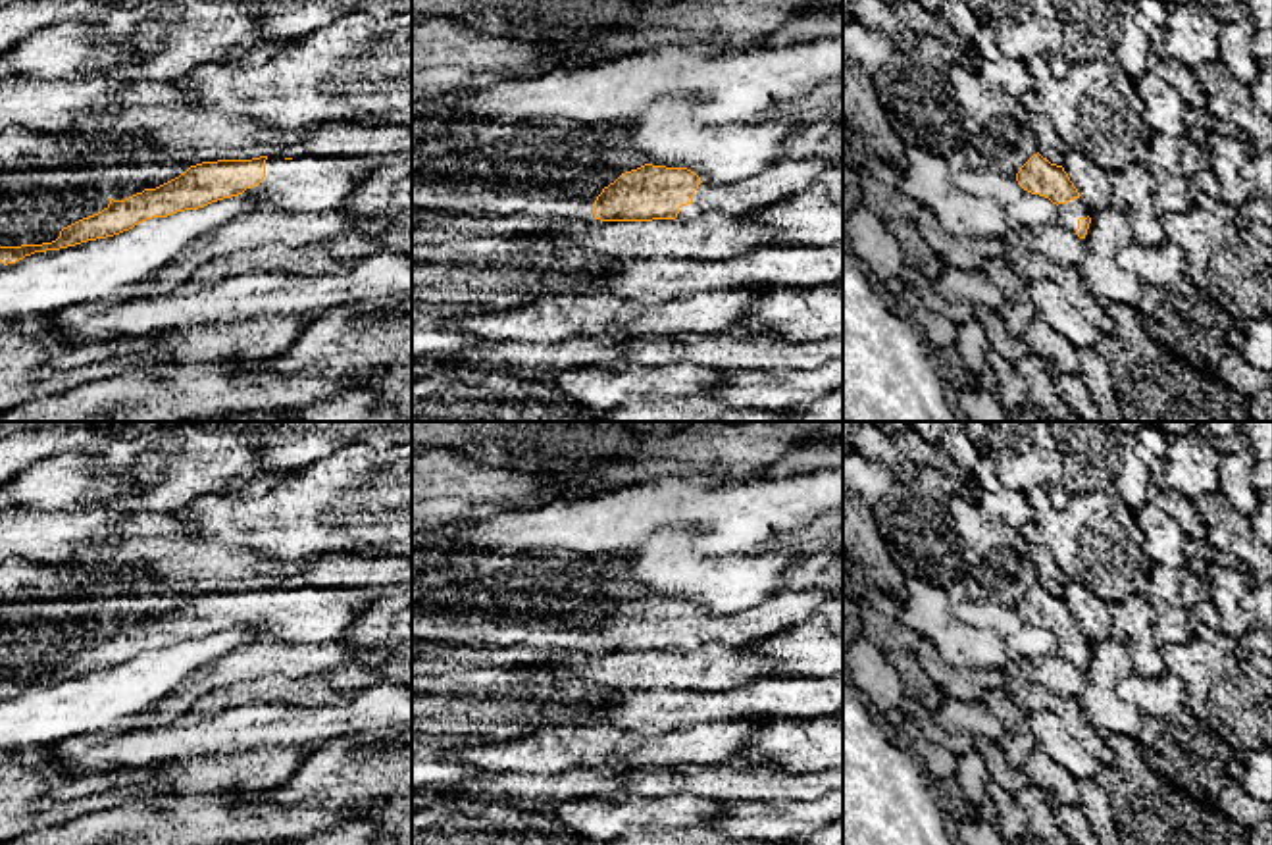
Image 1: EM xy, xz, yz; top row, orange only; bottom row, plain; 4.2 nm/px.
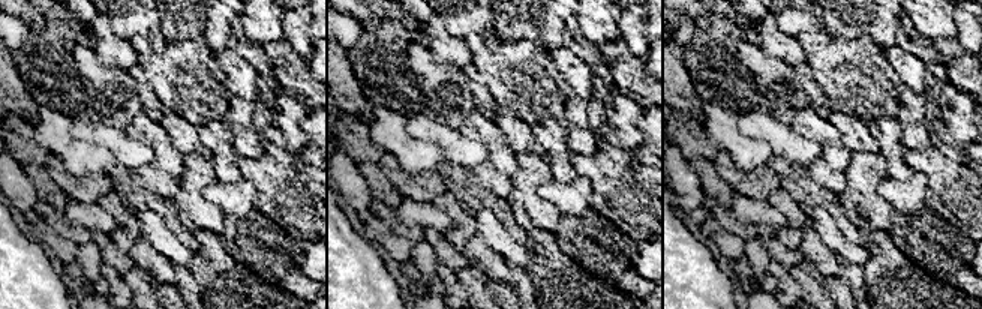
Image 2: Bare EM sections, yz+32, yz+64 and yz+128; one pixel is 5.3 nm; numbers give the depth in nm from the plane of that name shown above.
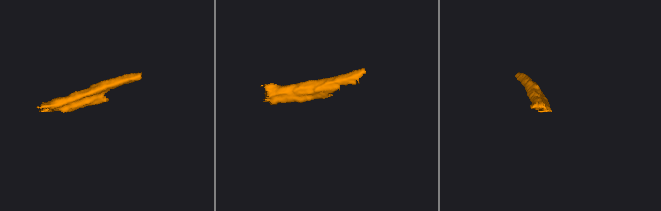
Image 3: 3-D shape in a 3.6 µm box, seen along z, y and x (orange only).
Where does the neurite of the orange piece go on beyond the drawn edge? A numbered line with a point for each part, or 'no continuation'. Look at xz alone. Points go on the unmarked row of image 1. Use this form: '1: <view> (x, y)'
1: xz (739, 630)

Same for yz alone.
1: yz (1068, 645)

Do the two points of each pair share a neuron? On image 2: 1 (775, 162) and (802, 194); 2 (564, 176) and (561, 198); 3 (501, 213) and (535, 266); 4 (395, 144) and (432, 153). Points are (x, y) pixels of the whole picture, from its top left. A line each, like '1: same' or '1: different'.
1: same
2: different
3: different
4: same

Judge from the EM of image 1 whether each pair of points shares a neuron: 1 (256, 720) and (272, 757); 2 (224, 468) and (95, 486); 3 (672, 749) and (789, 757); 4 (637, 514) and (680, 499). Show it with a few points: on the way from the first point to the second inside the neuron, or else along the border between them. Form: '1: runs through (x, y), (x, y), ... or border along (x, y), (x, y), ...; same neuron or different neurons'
1: border along (314, 745), (256, 745), (224, 755); different neurons
2: runs through (191, 468), (127, 474); same neuron
3: border along (770, 724), (764, 724), (726, 763); different neurons
4: runs through (647, 507), (670, 503); same neuron

